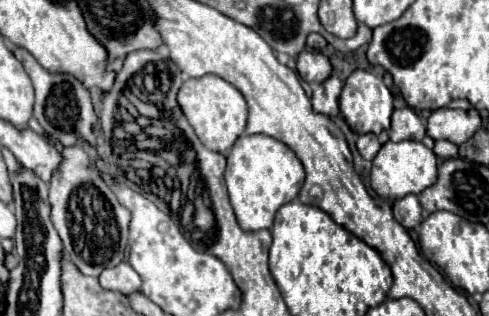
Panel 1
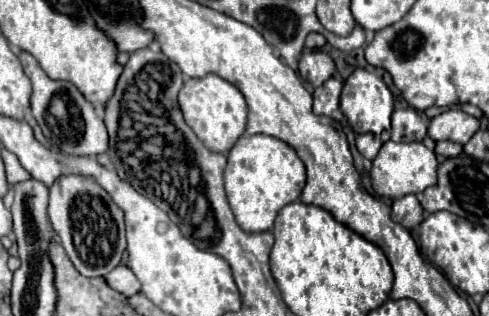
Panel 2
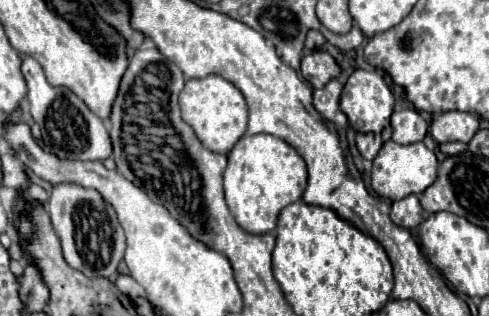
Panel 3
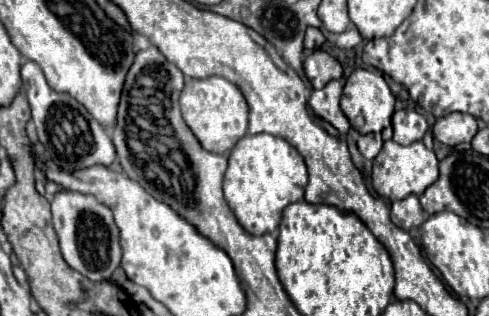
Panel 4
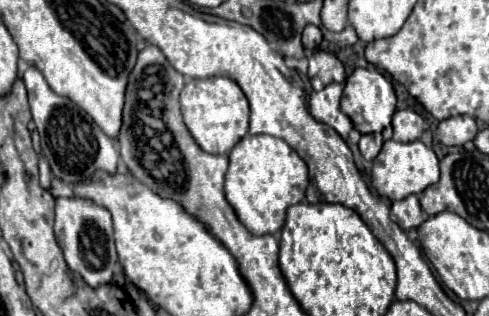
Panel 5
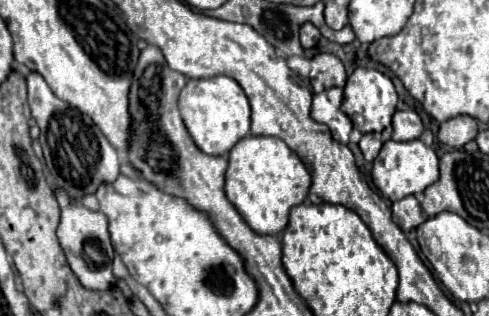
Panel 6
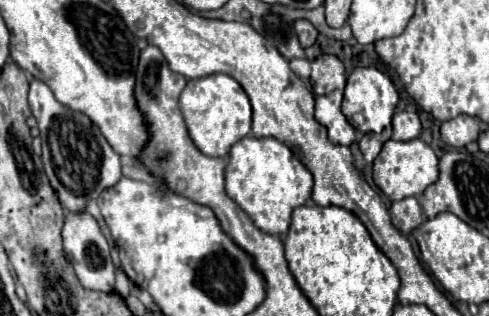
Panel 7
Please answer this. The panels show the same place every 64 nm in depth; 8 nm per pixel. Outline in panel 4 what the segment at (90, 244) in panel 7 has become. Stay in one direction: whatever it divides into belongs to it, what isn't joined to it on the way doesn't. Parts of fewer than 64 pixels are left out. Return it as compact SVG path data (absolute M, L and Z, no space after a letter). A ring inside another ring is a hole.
M58 192L52 200L52 224L60 240L60 250L70 268L80 272L92 282L110 280L112 272L120 266L120 244L118 244L118 228L112 218L112 210L94 196L78 194L78 192Z

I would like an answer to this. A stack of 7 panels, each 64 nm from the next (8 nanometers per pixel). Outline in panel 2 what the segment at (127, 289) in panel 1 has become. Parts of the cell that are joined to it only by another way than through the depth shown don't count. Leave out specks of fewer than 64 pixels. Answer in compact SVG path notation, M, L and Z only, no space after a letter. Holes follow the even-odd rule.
M116 266L108 276L104 276L104 280L106 280L114 290L118 290L120 294L124 294L124 296L128 296L128 298L140 292L140 282L138 282L138 278L136 278L136 276L132 274L132 270L126 268L126 266Z

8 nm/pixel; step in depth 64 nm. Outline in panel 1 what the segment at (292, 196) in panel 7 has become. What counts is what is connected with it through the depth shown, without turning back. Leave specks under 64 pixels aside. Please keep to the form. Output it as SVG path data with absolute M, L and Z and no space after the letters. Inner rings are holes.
M252 134L240 136L232 146L224 178L240 228L254 232L270 228L278 208L298 196L300 188L304 186L304 166L284 142L264 134Z

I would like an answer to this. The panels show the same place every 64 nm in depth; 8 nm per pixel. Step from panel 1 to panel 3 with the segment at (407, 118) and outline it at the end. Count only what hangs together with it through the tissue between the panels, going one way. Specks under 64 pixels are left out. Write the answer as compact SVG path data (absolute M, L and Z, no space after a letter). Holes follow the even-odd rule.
M400 110L392 114L392 132L394 142L412 144L426 136L428 124L416 110Z

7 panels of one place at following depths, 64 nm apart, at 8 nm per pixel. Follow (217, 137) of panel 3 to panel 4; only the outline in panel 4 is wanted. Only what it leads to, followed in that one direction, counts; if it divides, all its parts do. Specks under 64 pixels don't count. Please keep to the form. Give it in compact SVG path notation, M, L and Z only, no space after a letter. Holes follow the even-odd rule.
M222 76L188 80L180 94L180 106L184 122L208 152L226 154L248 132L248 104L240 88Z

